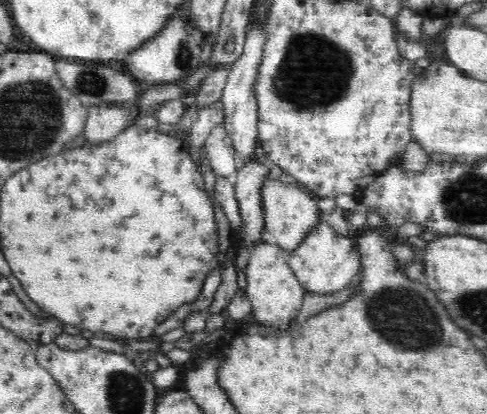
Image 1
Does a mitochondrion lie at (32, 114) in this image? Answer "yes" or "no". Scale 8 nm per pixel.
yes

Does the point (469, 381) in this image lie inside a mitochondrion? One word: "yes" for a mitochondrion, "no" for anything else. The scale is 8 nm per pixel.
no

